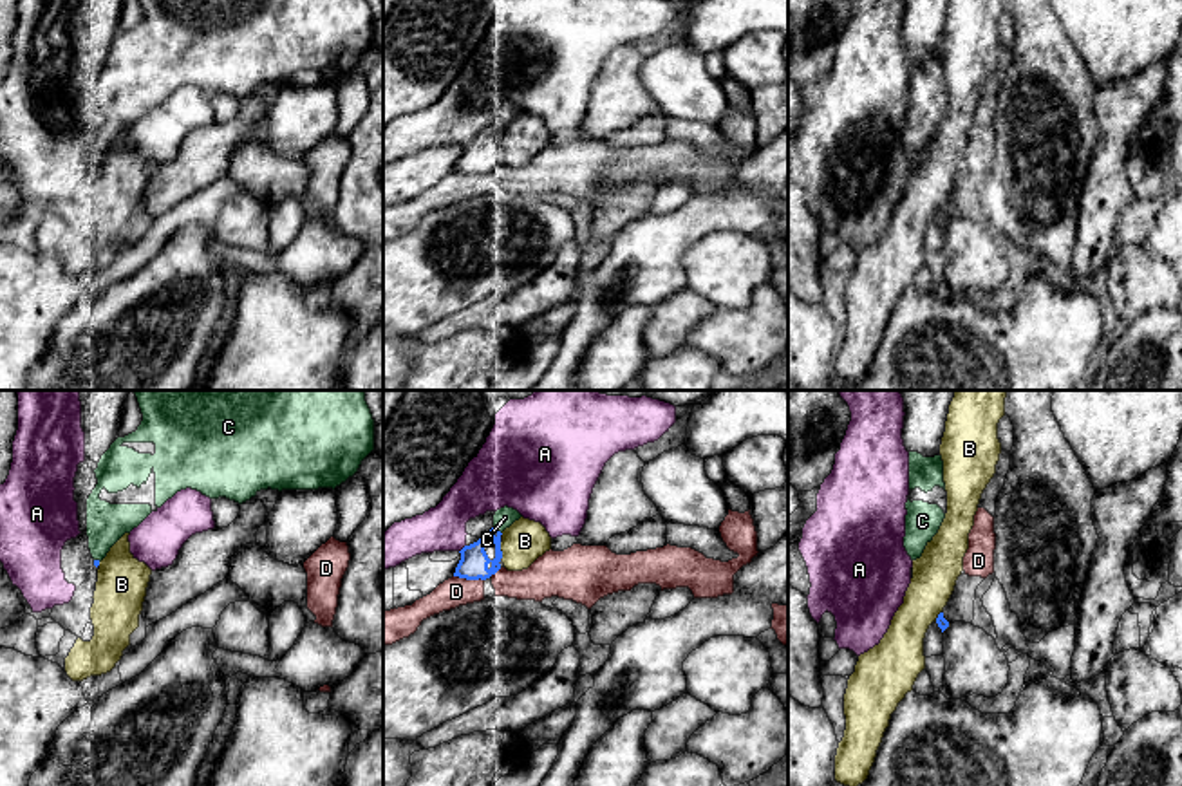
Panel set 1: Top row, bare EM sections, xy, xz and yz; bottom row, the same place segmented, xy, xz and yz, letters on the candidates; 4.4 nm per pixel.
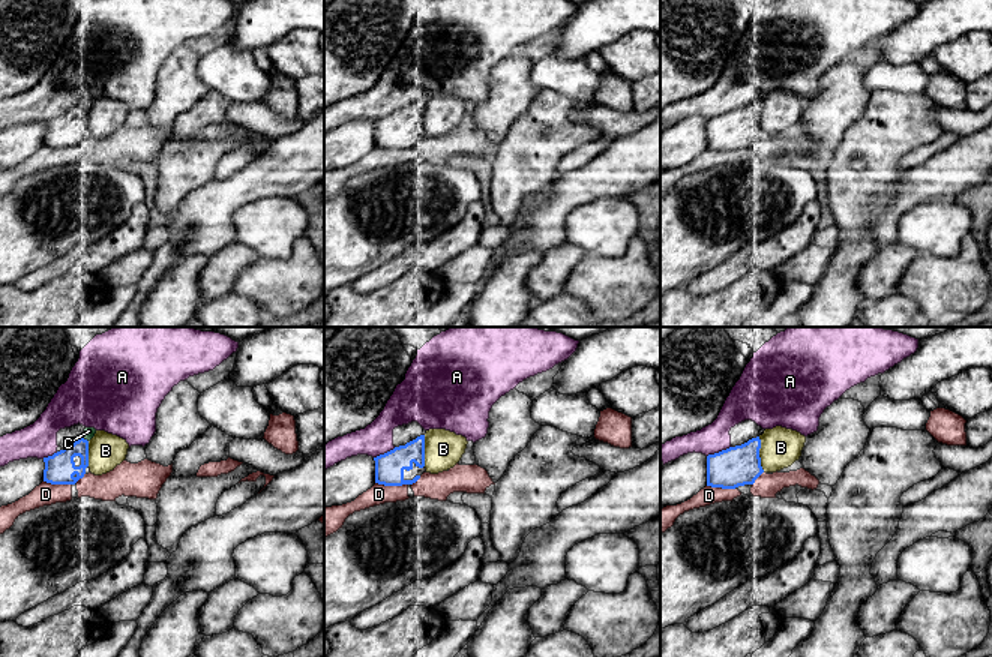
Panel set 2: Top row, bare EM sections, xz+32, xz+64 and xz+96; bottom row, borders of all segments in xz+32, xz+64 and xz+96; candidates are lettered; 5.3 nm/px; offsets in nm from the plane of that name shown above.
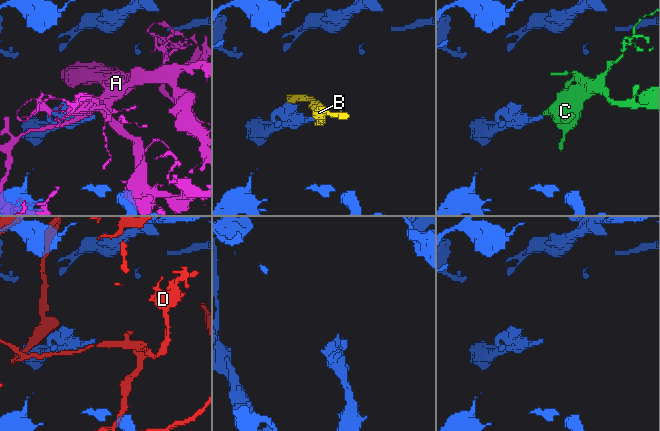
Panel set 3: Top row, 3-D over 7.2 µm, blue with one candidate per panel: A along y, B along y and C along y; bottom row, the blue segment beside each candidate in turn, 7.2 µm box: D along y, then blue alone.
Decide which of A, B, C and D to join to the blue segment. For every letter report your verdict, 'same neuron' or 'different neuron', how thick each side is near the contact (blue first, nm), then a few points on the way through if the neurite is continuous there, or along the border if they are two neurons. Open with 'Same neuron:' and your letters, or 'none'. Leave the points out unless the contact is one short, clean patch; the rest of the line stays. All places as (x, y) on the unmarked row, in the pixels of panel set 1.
Same neuron: C
A: different neuron; 130 nm thick on the blue side, 200 nm on the other
B: different neuron; 130 nm thick on the blue side, 190 nm on the other
C: same neuron; 130 nm thick on the blue side, 90 nm on the other
D: different neuron; 130 nm thick on the blue side, 130 nm on the other

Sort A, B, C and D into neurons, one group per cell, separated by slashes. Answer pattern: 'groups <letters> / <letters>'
groups A / B / C / D

